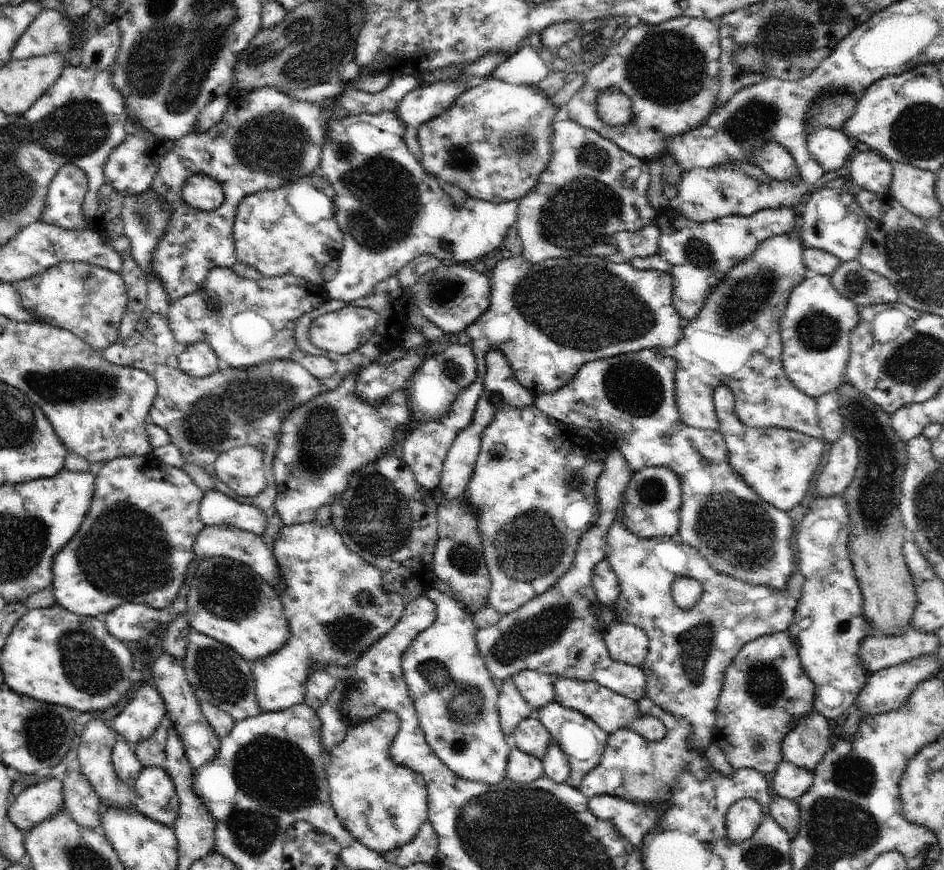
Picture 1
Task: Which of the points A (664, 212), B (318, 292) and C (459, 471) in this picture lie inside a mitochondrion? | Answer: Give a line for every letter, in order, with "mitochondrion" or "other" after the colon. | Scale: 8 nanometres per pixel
A: other
B: other
C: other

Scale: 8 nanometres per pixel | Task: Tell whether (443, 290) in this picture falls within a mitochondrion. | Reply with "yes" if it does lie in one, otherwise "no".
yes

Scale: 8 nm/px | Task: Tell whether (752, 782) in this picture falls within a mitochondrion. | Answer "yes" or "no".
no

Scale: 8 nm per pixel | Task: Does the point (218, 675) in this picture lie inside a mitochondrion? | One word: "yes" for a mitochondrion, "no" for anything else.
yes

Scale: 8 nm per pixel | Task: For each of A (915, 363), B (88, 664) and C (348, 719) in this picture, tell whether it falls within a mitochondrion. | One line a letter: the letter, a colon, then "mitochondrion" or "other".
A: mitochondrion
B: mitochondrion
C: other

